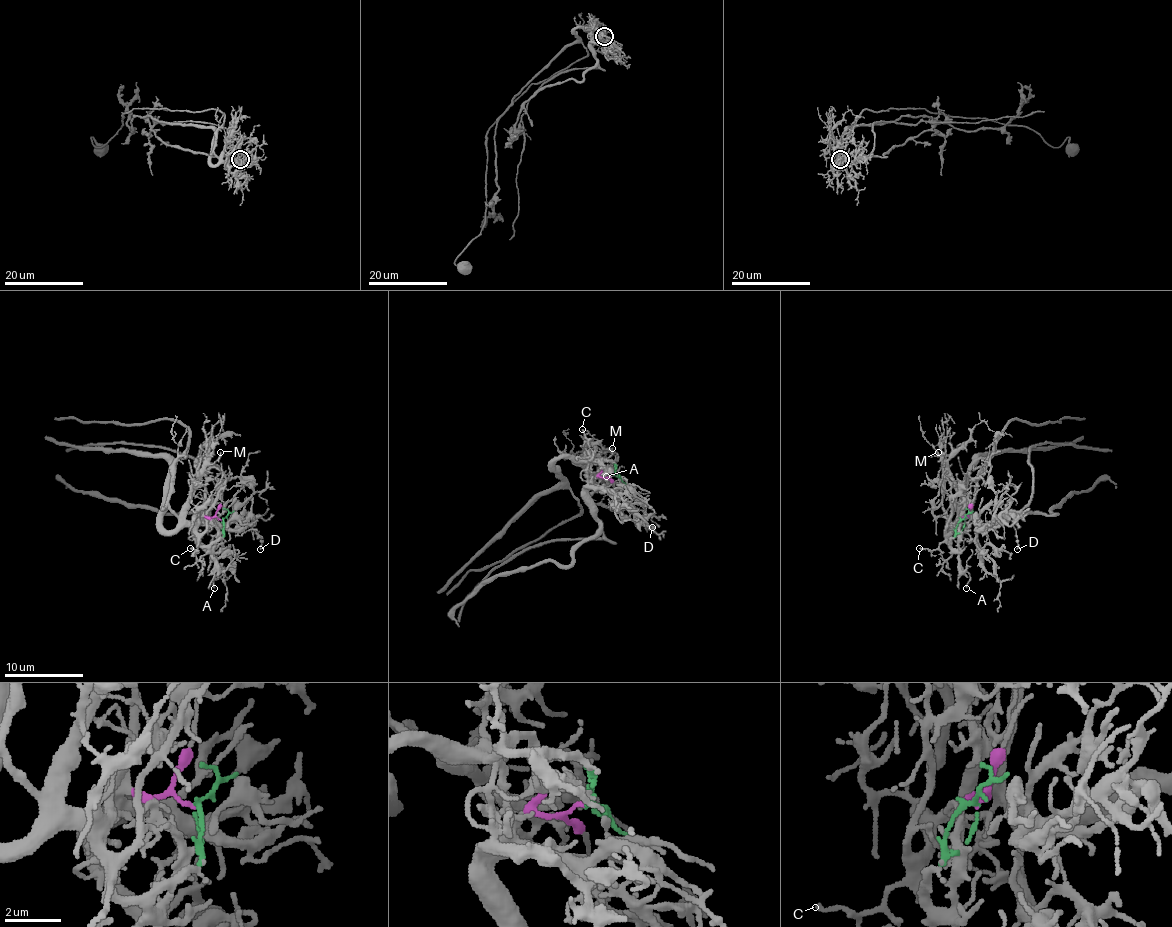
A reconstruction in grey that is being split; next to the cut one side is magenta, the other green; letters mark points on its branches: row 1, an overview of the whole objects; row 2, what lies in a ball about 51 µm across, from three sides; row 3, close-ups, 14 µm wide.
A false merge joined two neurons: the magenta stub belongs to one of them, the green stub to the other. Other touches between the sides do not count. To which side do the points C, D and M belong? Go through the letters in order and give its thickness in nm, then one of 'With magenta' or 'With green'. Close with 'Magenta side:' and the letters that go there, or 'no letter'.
C: Thickness 130 nm. With green
D: Thickness 130 nm. With magenta
M: Thickness 150 nm. With green
Magenta side: D

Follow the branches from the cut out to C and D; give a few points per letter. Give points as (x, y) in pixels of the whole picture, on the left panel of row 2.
C: (221, 520), (223, 536), (201, 546), (199, 542), (195, 550), (189, 548)
D: (221, 520), (215, 516), (201, 516), (223, 524), (242, 518), (260, 538), (260, 550)

